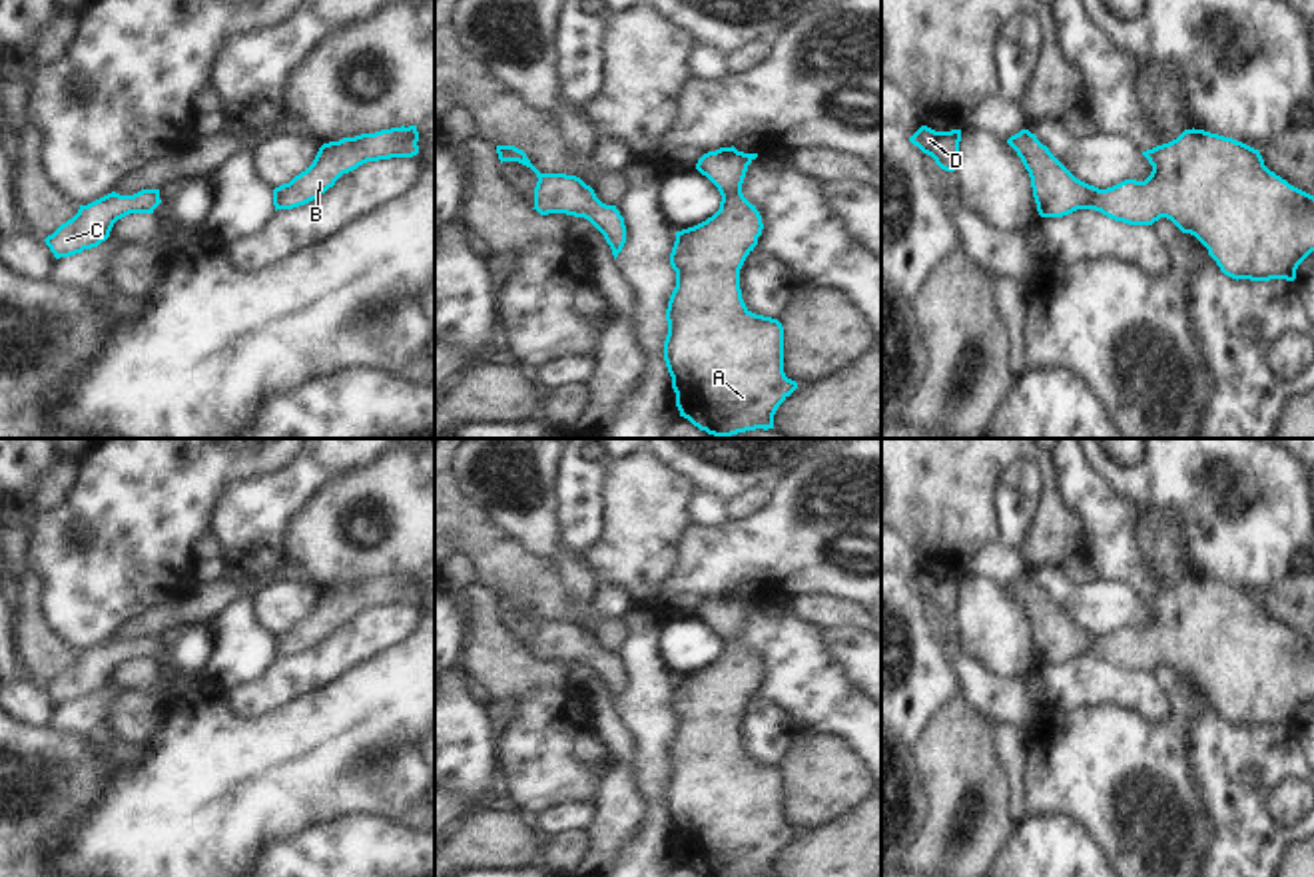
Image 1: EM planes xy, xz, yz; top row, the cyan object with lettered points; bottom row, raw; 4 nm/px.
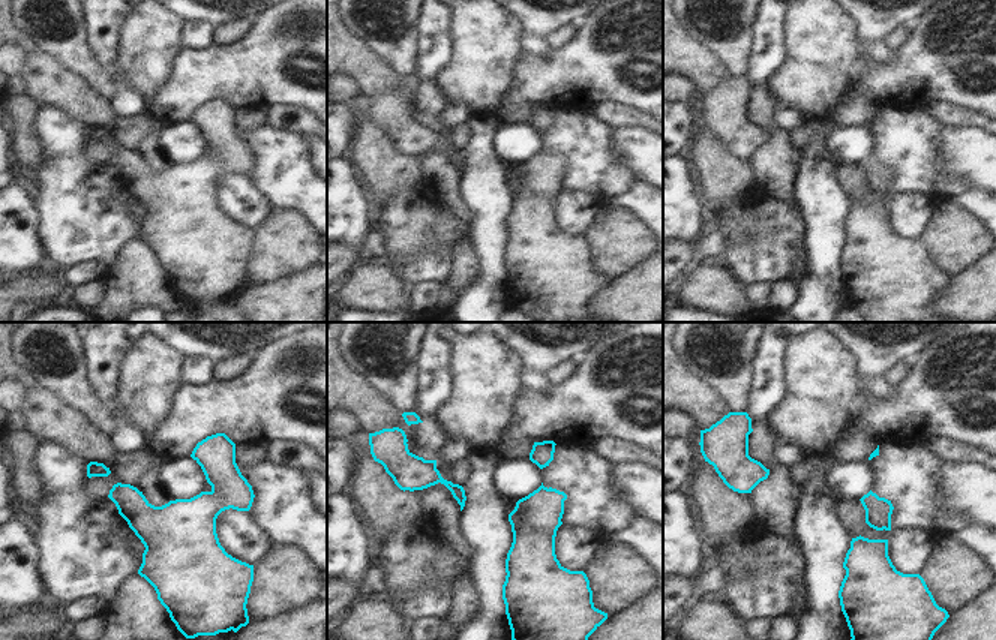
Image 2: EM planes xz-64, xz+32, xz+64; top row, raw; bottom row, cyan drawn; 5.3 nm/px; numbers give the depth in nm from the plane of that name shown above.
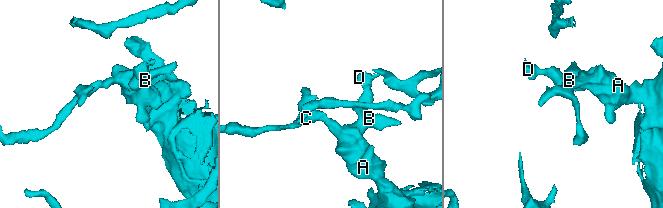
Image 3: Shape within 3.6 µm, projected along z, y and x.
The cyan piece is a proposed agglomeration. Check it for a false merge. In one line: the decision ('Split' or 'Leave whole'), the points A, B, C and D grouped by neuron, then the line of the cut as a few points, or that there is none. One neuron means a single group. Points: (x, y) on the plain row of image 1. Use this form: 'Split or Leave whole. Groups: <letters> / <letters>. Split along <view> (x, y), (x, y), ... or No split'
Leave whole. Groups: A B C D. No split

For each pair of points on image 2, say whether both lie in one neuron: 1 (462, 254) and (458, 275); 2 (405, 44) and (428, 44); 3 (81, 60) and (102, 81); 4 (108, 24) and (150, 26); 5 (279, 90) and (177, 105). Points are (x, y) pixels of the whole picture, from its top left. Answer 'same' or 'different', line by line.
1: same
2: different
3: same
4: different
5: same

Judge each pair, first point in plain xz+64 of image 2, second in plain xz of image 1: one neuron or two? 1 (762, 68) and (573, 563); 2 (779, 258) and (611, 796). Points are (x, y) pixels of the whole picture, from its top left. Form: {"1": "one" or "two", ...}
{"1": "two", "2": "two"}

